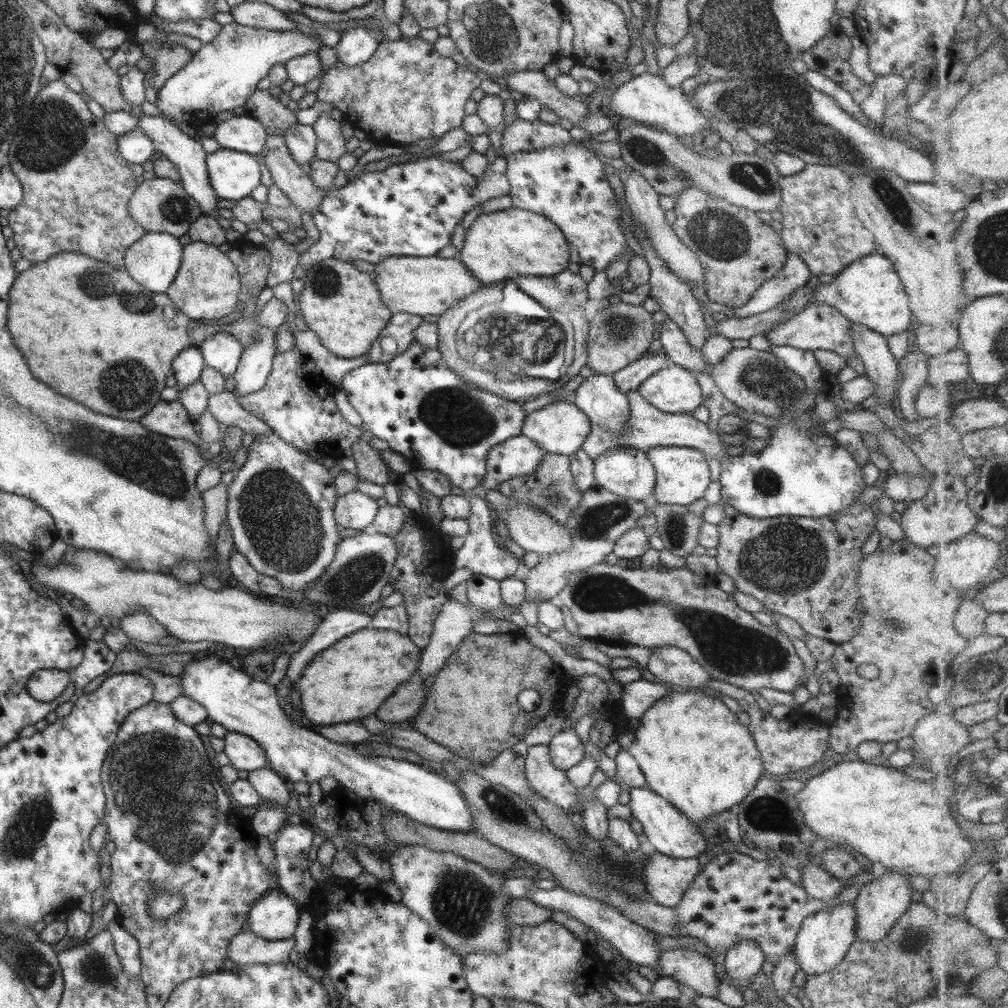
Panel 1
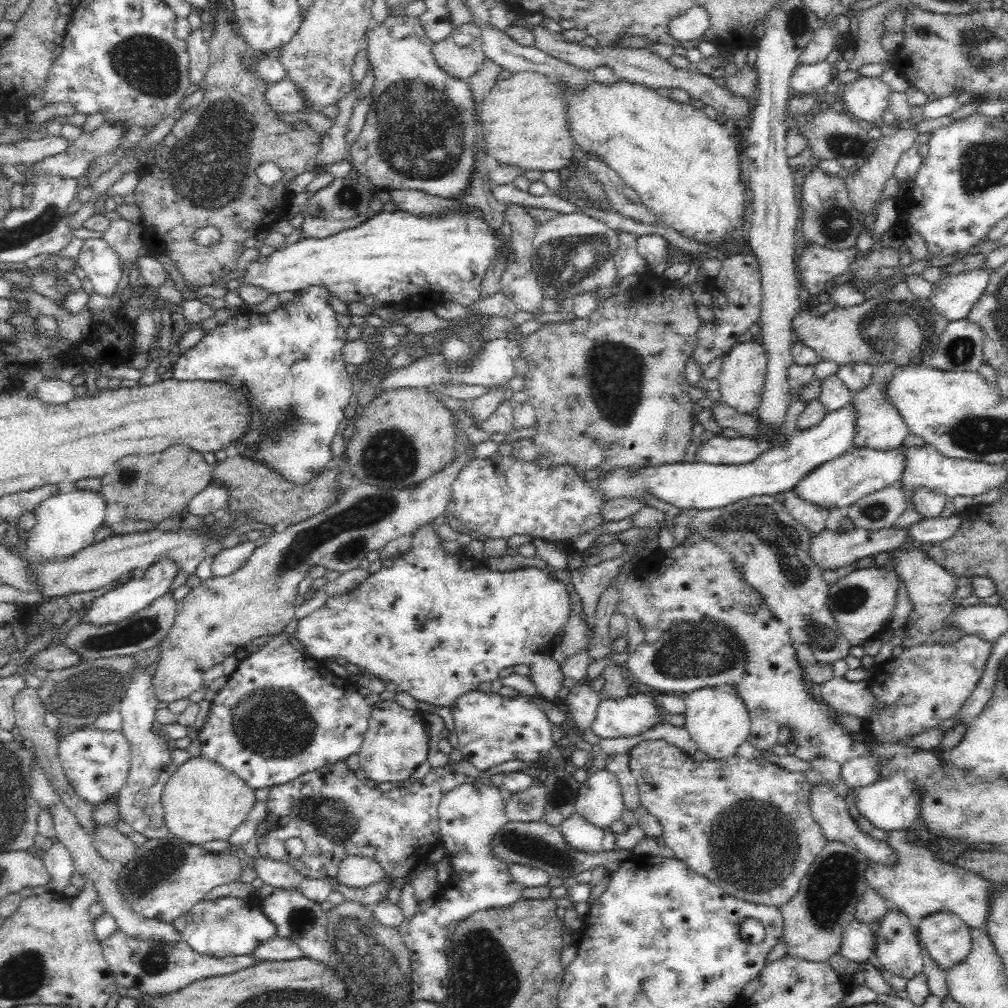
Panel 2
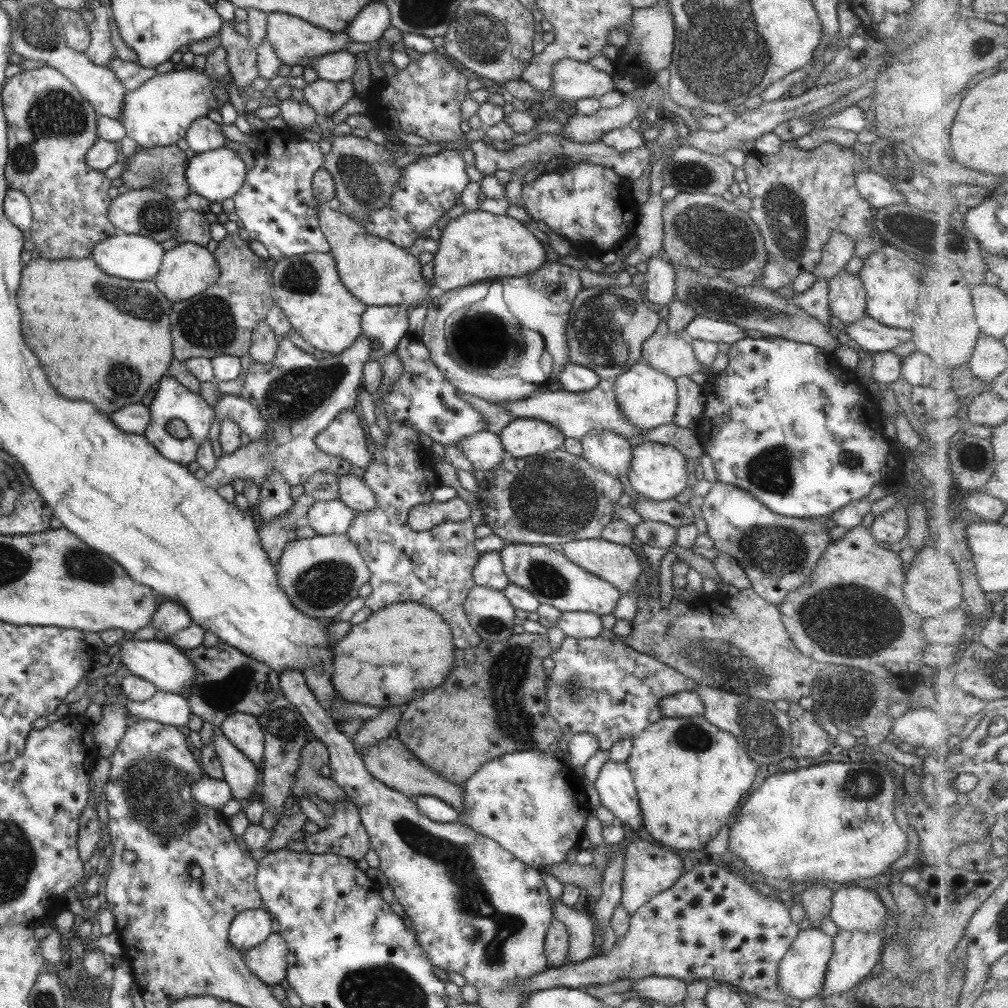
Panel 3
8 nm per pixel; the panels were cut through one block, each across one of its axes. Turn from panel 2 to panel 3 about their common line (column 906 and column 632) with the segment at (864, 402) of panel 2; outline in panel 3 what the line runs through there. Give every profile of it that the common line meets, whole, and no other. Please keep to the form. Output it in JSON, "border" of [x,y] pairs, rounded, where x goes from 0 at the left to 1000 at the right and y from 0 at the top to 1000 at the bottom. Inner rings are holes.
{"border":[[[594,376],[592,383],[586,387],[574,389],[563,389],[559,386],[552,388],[538,387],[519,397],[495,400],[498,407],[511,415],[529,415],[550,423],[559,433],[576,436],[578,432],[585,430],[588,426],[605,427],[615,434],[624,435],[632,431],[640,431],[637,427],[629,425],[619,417],[616,408],[613,406],[607,376]]]}

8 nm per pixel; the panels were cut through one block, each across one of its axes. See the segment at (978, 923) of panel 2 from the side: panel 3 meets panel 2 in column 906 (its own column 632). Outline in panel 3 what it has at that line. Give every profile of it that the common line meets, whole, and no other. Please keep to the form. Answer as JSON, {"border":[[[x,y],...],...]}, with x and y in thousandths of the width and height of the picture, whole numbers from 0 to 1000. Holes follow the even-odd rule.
{"border":[[[628,829],[617,845],[618,861],[615,898],[626,909],[638,896],[648,891],[653,885],[662,883],[677,868],[678,856],[671,847],[666,847],[663,841],[654,837],[643,836],[636,830]]]}

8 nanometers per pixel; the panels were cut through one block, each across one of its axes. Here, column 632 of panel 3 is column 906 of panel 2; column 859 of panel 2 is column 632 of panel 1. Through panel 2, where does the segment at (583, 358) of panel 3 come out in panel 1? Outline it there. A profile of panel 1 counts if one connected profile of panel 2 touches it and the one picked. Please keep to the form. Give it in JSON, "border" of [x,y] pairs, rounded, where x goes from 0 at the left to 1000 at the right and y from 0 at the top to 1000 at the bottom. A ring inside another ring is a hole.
{"border":[[[620,300],[601,301],[597,307],[591,308],[584,319],[581,341],[581,361],[594,372],[607,372],[624,360],[638,354],[644,347],[644,339],[648,337],[650,321],[646,311],[638,305],[626,304]]]}

